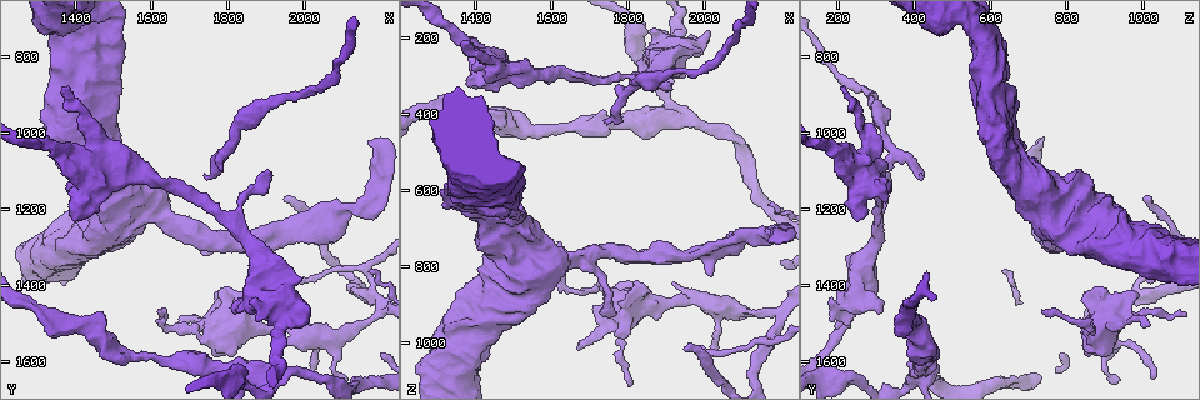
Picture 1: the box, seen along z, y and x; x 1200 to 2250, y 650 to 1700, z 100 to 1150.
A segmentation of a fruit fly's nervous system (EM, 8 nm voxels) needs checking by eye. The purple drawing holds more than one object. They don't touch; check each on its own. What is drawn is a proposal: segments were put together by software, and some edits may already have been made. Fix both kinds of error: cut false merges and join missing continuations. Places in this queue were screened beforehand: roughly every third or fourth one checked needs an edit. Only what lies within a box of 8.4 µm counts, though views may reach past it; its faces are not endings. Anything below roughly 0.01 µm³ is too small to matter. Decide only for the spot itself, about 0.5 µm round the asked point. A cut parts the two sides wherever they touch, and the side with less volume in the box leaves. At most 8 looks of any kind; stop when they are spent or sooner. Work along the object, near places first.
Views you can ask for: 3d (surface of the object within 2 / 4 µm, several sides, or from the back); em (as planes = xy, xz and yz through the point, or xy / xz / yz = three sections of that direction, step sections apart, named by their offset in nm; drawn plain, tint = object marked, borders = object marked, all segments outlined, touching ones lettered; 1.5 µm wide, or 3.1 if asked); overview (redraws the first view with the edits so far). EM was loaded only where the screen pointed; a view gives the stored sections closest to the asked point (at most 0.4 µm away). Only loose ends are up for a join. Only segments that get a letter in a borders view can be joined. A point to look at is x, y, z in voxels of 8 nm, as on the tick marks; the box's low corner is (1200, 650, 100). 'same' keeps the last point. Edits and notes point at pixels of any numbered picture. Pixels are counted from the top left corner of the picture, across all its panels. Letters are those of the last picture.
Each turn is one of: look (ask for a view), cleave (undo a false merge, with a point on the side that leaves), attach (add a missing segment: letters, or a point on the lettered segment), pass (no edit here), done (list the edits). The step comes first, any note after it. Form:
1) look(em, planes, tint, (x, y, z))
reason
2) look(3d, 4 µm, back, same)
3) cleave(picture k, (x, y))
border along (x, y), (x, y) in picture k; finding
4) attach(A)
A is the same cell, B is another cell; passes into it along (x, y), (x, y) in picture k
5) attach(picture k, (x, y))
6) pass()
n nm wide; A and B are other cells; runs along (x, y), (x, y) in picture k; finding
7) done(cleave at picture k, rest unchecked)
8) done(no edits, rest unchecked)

look(3d, 4 µm, (1380, 885, 215))
branch stops here

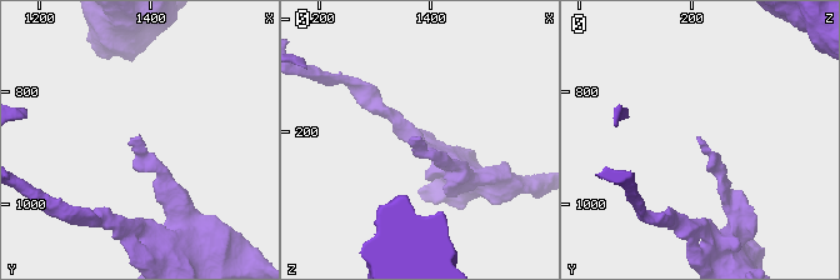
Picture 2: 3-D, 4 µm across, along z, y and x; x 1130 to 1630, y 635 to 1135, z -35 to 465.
look(em, yz, step 8, borders, (1380, 880, 210))

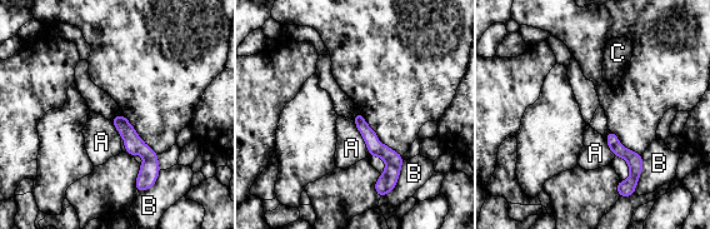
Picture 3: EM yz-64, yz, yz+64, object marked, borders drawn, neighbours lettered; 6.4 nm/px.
look(em, xz, step 8, borders, same)
cut it another way

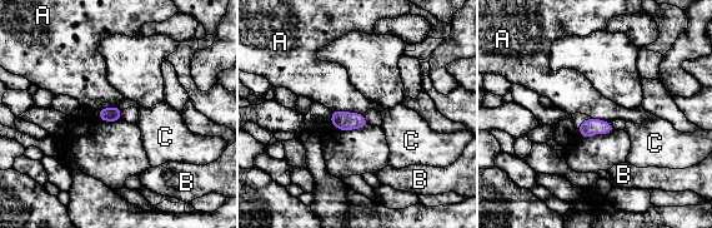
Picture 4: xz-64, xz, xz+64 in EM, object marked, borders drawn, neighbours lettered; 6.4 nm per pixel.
pass()
A, B and C are other cells; border along (346, 110), (332, 112) in picture 4; no lettered segment goes on from it

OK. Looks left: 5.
look(3d, 2 µm, back, (1945, 1175, 1025))
thin end

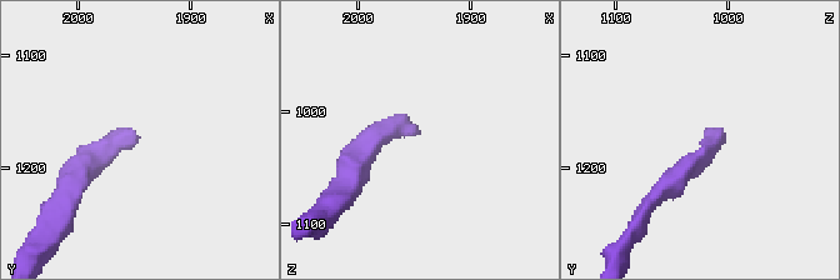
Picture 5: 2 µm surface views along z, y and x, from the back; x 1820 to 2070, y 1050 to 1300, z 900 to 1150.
look(em, xz, step 4, borders, (1946, 1176, 1022))
need the tissue

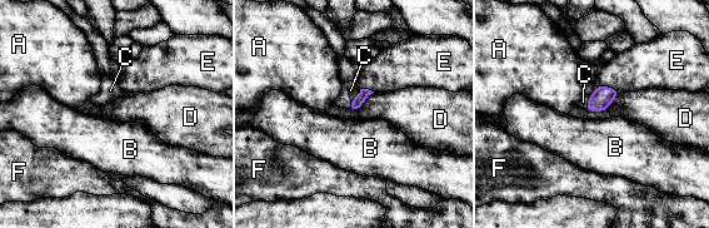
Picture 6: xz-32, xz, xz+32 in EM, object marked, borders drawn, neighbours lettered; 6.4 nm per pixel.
attach(C)
C is the same cell, A, B, D, E and F are other cells; passes into it along (357, 103), (354, 99), (350, 90) in picture 6; the cell continues

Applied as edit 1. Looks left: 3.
look(em, planes, borders, (1930, 1510, 900))
thick turns thin

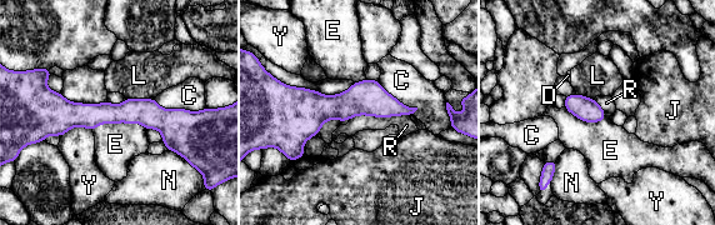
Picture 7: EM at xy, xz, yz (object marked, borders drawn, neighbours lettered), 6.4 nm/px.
pass()
R touches over 400 nm; C, D, E, J, L, N, R and Y are other cells; runs along (45, 103), (60, 114), (193, 123) in picture 7; continuous, no second cell

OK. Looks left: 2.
done(attach at picture 6, rest unchecked)

